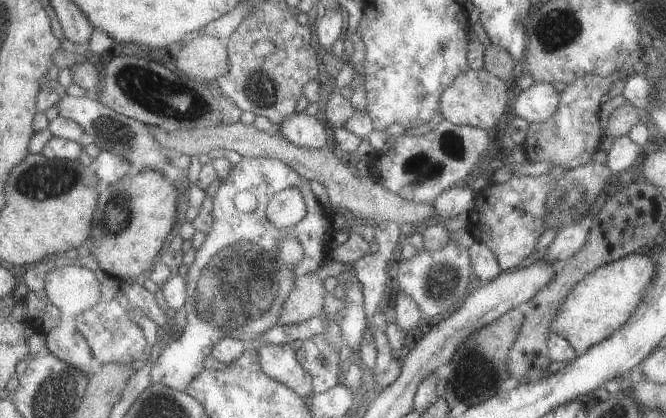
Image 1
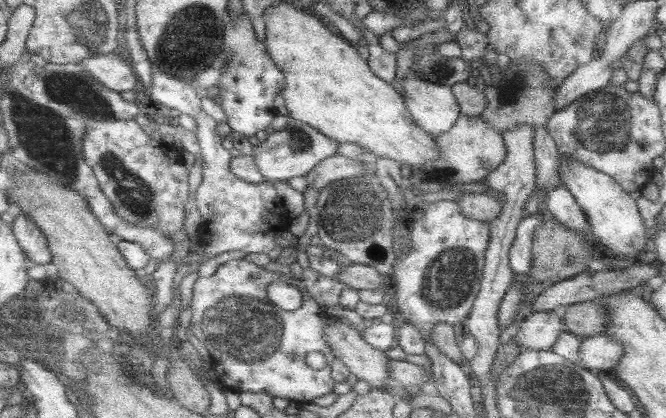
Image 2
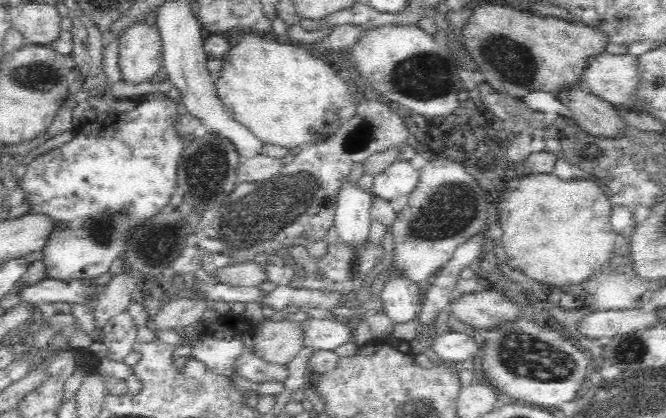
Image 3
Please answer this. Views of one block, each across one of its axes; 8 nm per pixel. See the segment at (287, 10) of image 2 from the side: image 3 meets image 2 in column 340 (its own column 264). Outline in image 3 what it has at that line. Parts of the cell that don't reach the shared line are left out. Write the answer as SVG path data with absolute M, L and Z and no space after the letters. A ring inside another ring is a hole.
M246 30L238 40L234 40L234 44L228 40L228 50L222 58L224 64L220 68L218 80L214 82L218 100L238 122L242 122L266 144L288 146L294 152L298 152L302 146L314 146L320 142L320 136L334 136L336 124L348 120L356 110L354 98L348 94L348 82L330 68L326 58L316 58L308 52L308 48L298 48L296 42L288 42L278 36L264 36L256 30Z

